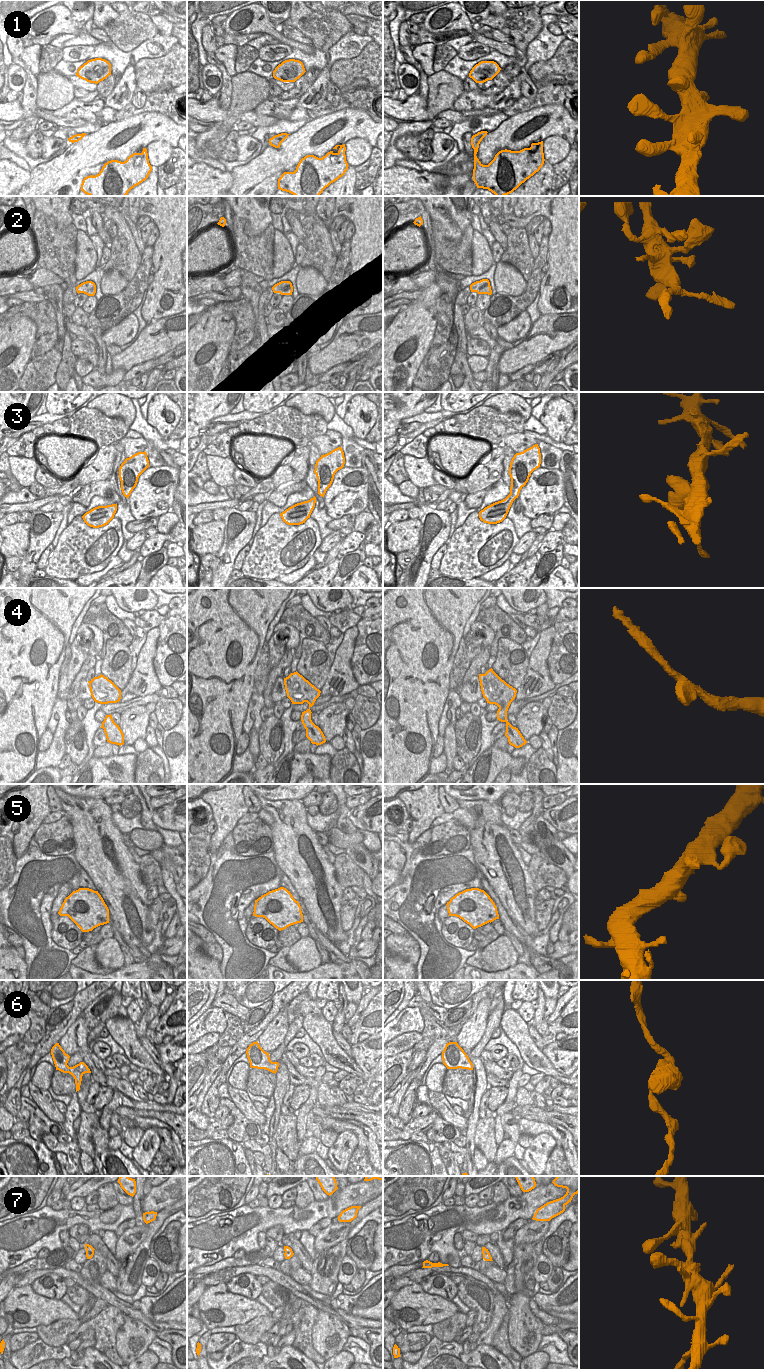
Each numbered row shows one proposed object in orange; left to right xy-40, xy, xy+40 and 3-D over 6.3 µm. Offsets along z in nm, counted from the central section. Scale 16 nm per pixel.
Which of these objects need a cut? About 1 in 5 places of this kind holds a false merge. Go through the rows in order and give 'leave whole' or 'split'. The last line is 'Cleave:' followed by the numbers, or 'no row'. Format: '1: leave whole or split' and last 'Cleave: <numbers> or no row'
1: leave whole
2: leave whole
3: leave whole
4: leave whole
5: leave whole
6: leave whole
7: leave whole
Cleave: no row

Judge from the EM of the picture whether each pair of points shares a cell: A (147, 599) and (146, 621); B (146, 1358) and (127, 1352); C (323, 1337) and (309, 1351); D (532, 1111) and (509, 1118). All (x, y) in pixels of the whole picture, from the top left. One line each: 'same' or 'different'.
A: different
B: different
C: different
D: different

